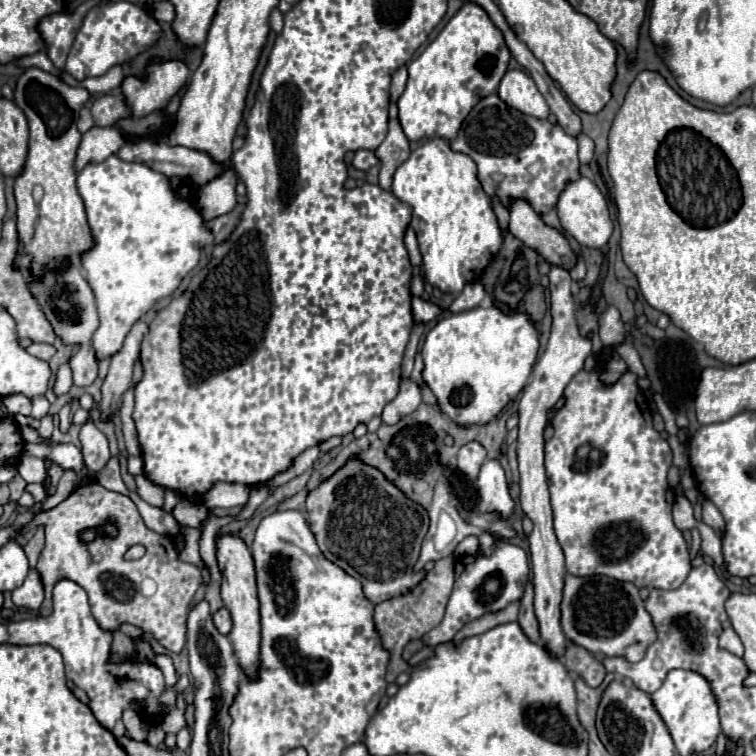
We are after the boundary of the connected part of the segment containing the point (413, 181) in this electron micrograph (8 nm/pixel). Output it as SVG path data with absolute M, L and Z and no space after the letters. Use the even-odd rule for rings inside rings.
M433 138L411 152L395 176L391 192L413 208L411 226L423 254L423 270L429 284L441 292L459 294L467 282L481 276L485 266L503 246L503 230L491 208L489 196L477 180L475 162L453 152L443 138Z

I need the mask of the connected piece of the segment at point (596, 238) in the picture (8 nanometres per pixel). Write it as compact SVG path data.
M579 176L573 182L567 182L559 200L557 200L557 216L567 234L571 234L581 246L589 248L601 248L607 244L607 240L613 234L613 222L609 218L607 202L601 194L601 190L585 176Z

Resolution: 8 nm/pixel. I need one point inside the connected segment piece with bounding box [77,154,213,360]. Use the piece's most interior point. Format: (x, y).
(147, 238)

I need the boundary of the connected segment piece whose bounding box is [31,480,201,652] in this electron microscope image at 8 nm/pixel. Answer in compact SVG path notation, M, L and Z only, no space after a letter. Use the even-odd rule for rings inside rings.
M91 480L89 484L79 486L53 510L37 514L31 526L45 526L45 548L37 562L45 586L45 600L39 608L41 616L51 614L51 590L55 582L59 578L69 578L87 590L91 612L101 628L113 632L119 624L129 622L147 634L153 634L169 652L179 652L185 646L187 612L195 590L201 586L201 570L179 560L169 536L161 536L143 524L133 500L103 488L97 480ZM109 522L117 528L115 538L103 534L97 534L91 542L79 538L85 528L95 530ZM133 544L143 544L147 552L139 560L125 560L123 554ZM145 578L151 578L157 586L155 594L149 598L141 594L141 582Z

